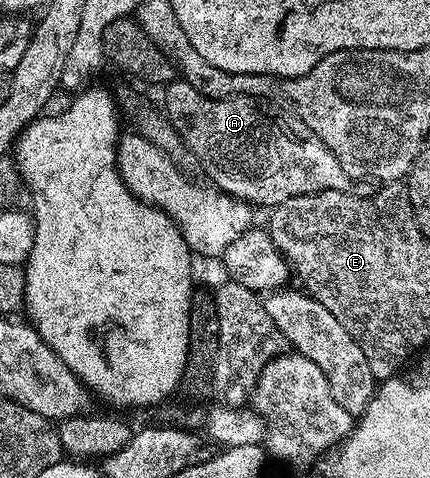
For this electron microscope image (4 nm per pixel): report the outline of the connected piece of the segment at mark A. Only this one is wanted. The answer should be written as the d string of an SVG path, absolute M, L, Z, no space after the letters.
M180 78L170 80L164 85L163 92L165 92L164 115L181 135L182 142L188 148L188 155L201 163L202 170L214 180L210 181L226 195L235 196L253 206L258 206L257 204L272 206L282 204L287 198L312 192L346 191L347 174L339 158L335 158L335 154L327 150L325 143L301 120L290 115L284 107L274 107L274 112L269 106L261 109L262 105L256 96L232 96L218 100L207 98L207 94L199 94L195 86Z

